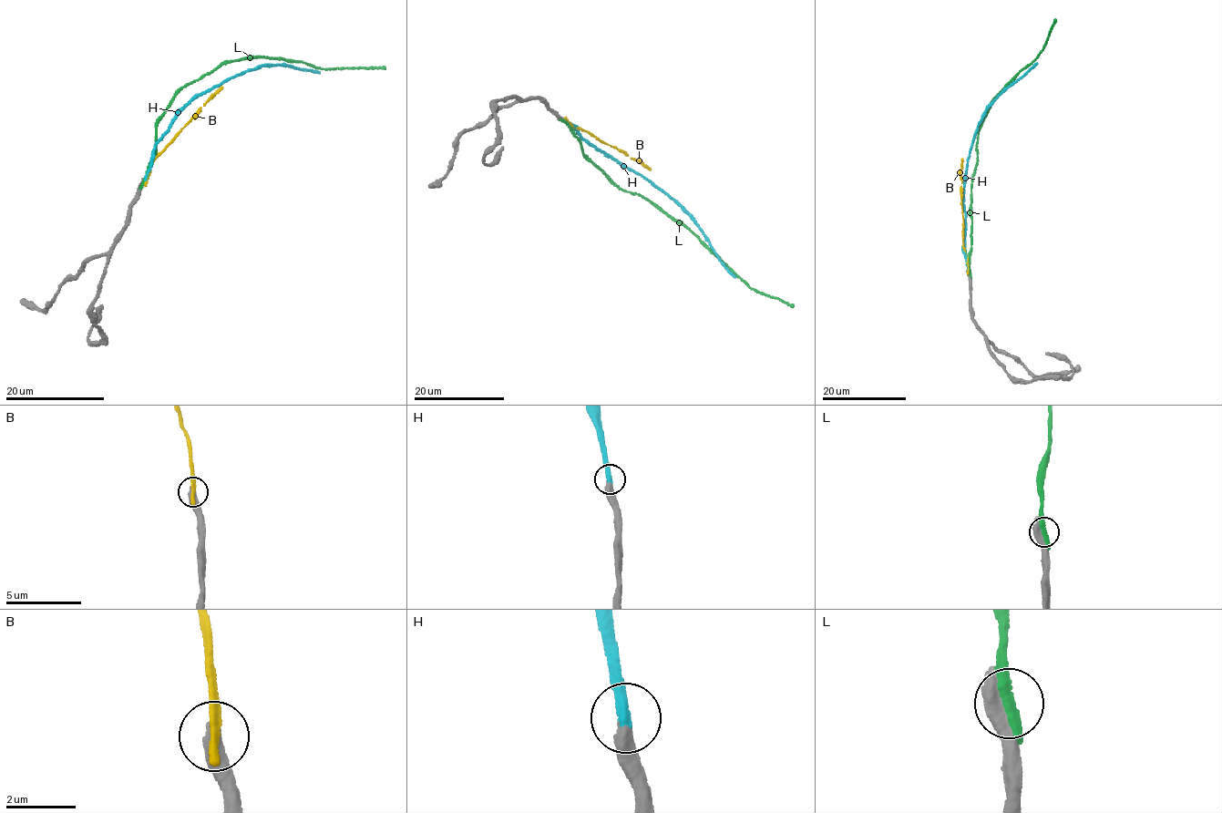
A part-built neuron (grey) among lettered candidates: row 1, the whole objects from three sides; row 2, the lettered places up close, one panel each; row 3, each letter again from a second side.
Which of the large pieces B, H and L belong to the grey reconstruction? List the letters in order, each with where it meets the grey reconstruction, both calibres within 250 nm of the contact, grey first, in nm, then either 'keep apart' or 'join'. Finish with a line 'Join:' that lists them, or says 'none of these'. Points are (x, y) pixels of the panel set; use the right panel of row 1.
B: meets grey at (968, 271); 600 nm thick on the grey side, 340 nm on the other; keep apart
H: meets grey at (968, 268); 480 nm thick on the grey side, 400 nm on the other; join
L: meets grey at (970, 272); 700 nm thick on the grey side, 500 nm on the other; keep apart
Join: H

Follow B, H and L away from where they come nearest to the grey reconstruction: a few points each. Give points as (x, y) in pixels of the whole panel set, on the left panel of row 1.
B: (146, 181), (151, 161), (200, 108), (222, 87)
H: (145, 180), (154, 144), (168, 128), (175, 114), (196, 96), (264, 66), (288, 65), (319, 72)
L: (142, 183), (154, 158), (158, 118), (175, 92), (221, 65), (251, 57), (300, 61), (318, 68), (385, 68)

